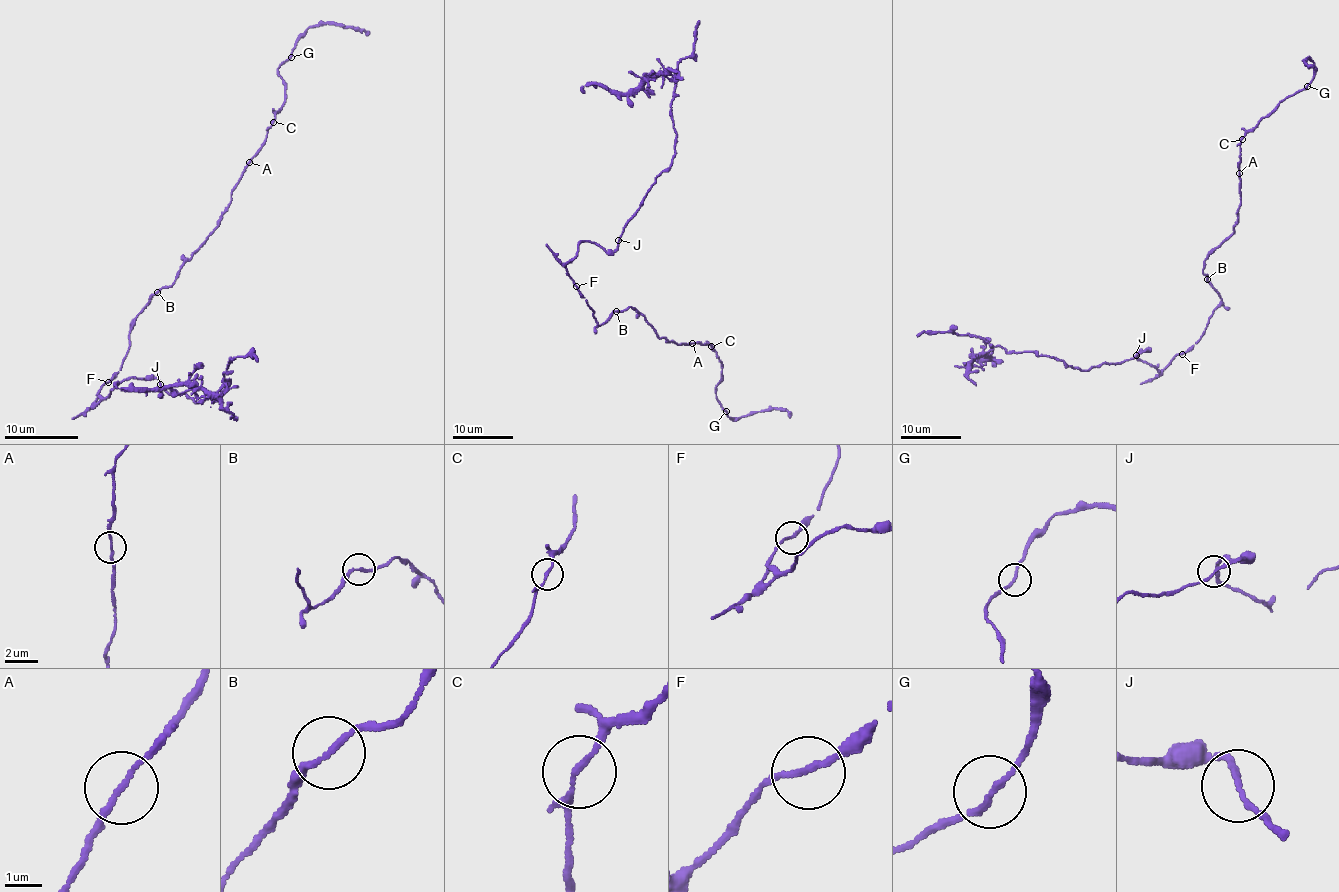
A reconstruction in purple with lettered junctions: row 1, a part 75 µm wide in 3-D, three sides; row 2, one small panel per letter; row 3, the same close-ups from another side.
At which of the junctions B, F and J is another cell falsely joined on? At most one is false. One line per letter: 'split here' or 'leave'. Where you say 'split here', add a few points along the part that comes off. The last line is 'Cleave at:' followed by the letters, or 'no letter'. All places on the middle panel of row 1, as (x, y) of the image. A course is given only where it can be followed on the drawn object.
B: leave
F: leave
J: leave
Cleave at: no letter

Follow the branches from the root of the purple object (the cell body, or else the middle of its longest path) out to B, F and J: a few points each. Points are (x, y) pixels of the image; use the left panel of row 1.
B: (121, 367), (129, 349), (130, 327), (156, 292)
F: (121, 367), (108, 382)
J: (121, 367), (101, 388), (97, 402), (129, 378), (156, 378), (160, 384)

